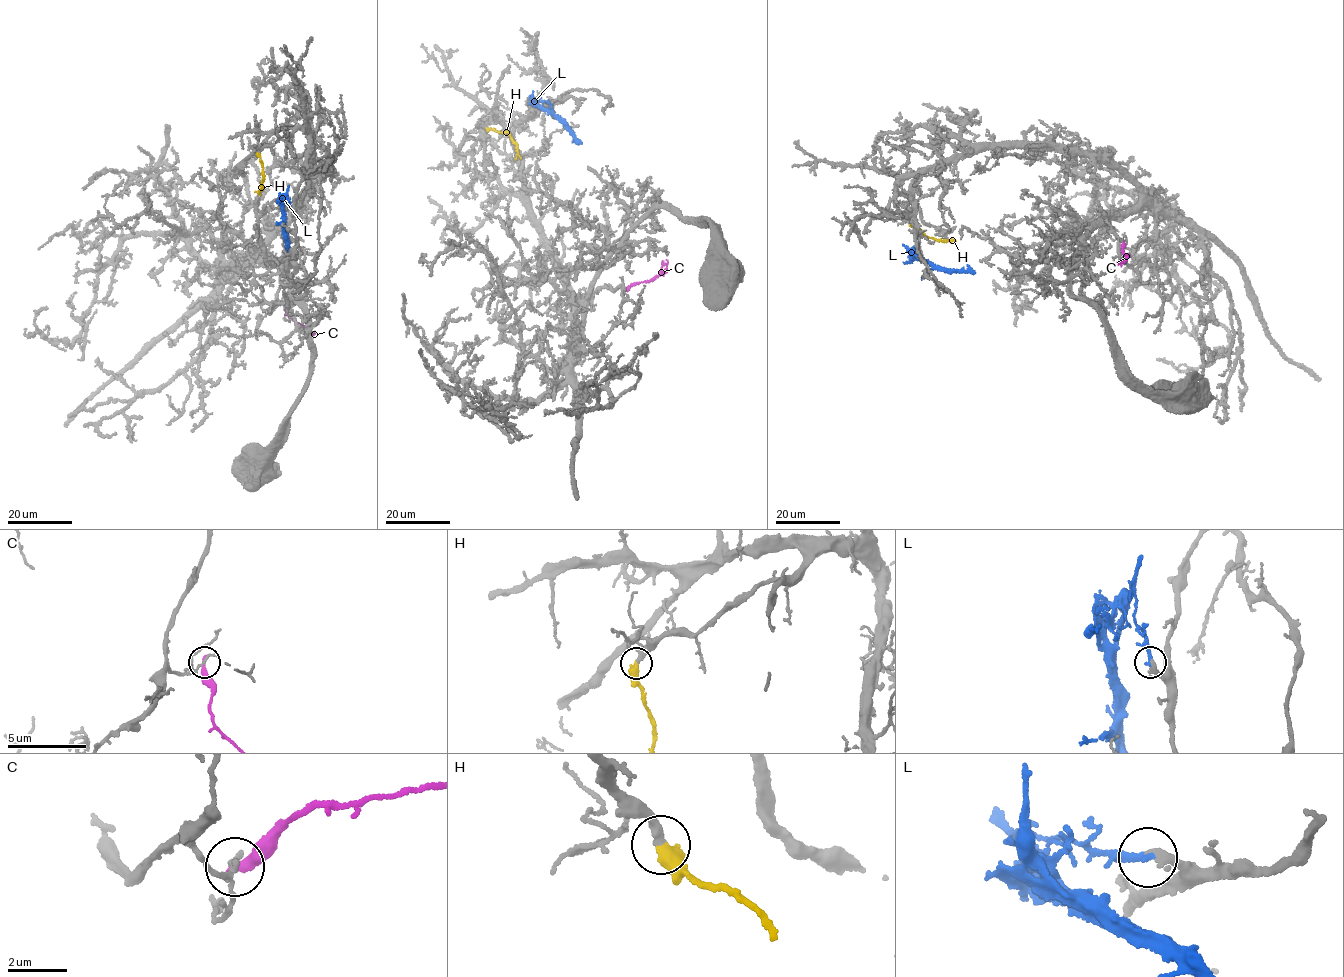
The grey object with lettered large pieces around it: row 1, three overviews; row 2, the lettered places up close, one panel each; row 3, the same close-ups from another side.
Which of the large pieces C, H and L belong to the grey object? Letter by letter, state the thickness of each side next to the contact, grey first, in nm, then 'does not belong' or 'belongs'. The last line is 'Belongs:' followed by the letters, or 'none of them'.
C: 180 nm thick on the grey side, 320 nm on the other; does not belong
H: 320 nm thick on the grey side, 500 nm on the other; belongs
L: 280 nm thick on the grey side, 240 nm on the other; does not belong
Belongs: H

